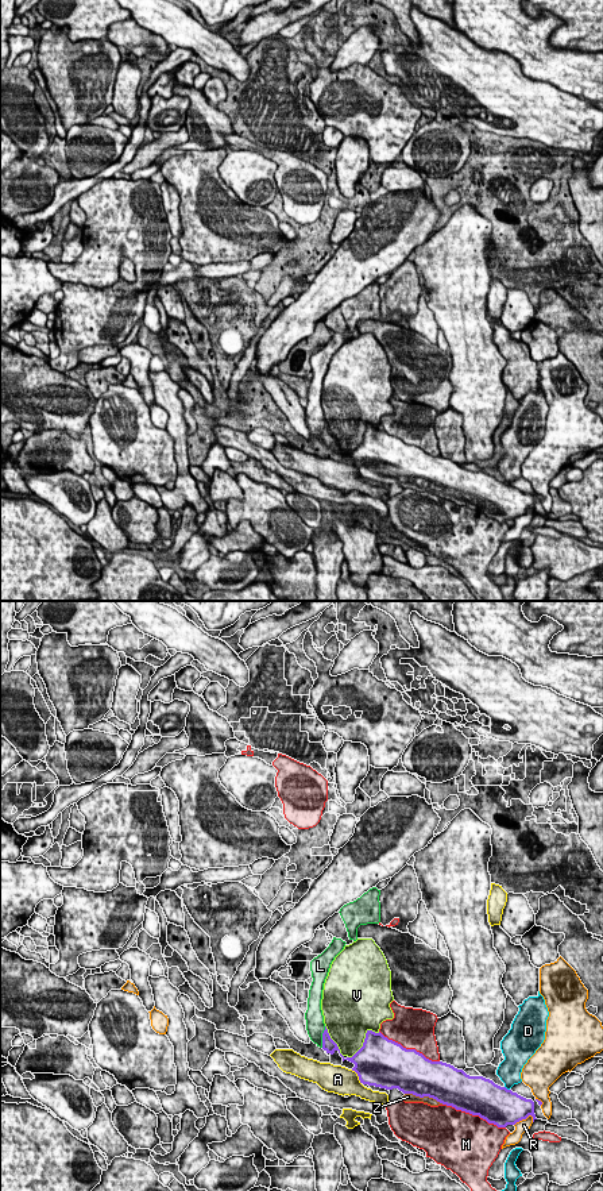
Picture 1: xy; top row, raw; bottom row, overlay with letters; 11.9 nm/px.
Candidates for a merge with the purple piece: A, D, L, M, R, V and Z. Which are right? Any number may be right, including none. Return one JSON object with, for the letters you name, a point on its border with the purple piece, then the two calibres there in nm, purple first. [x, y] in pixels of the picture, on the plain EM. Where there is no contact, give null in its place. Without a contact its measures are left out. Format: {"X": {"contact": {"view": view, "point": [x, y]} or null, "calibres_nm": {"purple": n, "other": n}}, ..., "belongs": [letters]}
{"belongs": []}

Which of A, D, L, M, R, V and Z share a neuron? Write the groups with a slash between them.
A / D / L / M Z / R / V

